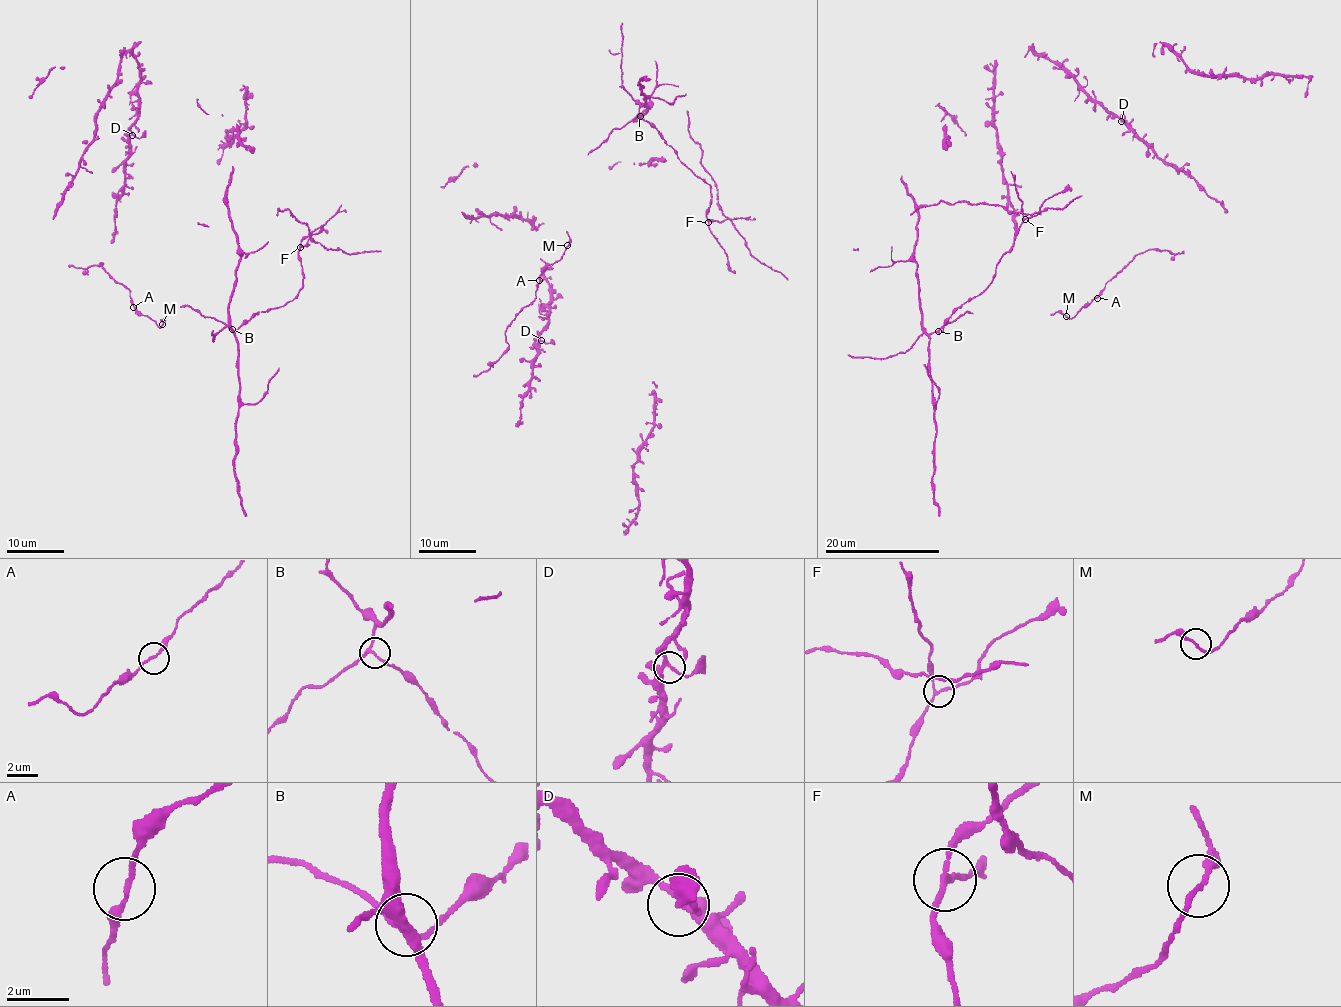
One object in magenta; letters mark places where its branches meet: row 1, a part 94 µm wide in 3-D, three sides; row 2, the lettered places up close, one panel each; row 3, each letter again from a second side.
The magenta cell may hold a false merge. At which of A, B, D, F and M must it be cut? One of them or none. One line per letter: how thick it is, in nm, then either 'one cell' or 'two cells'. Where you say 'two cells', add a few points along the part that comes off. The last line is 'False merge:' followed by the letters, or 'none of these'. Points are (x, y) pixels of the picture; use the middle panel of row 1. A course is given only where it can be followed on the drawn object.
A: 150 nm | one cell
B: 160 nm | one cell
D: 200 nm | one cell
F: 150 nm | two cells | (707, 222), (710, 233), (727, 255), (728, 267), (735, 272)
M: 160 nm | one cell
False merge: F

